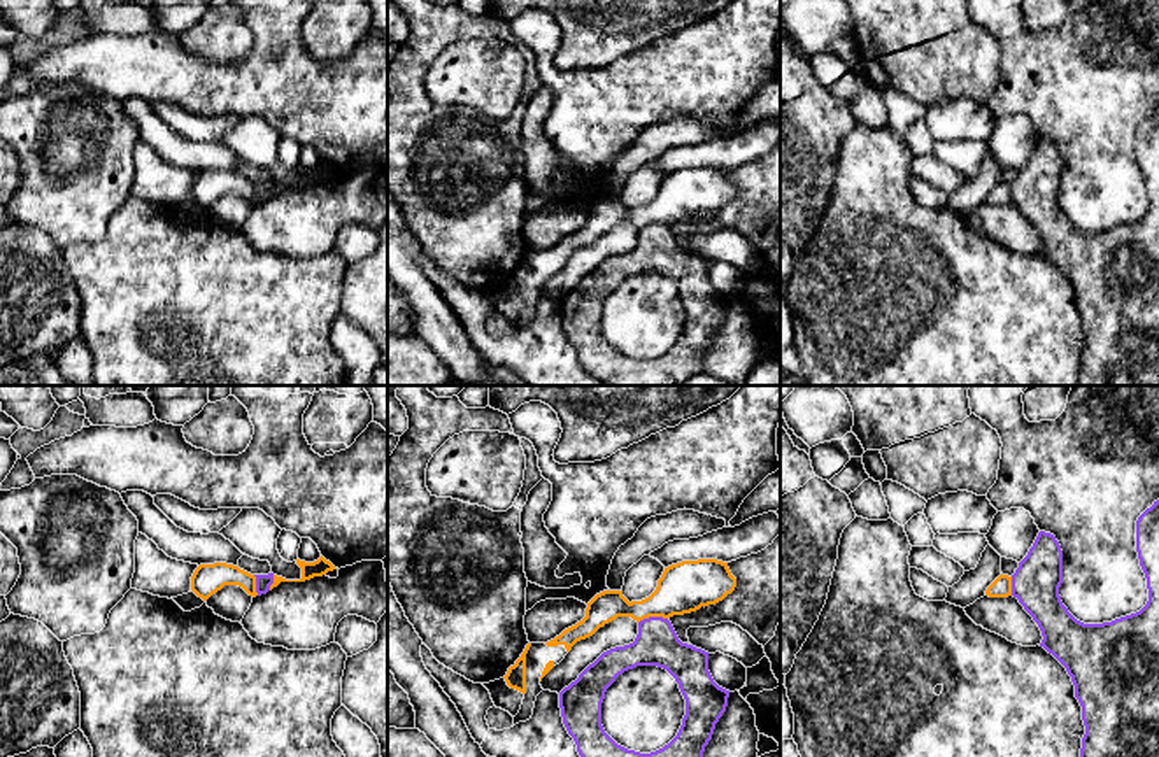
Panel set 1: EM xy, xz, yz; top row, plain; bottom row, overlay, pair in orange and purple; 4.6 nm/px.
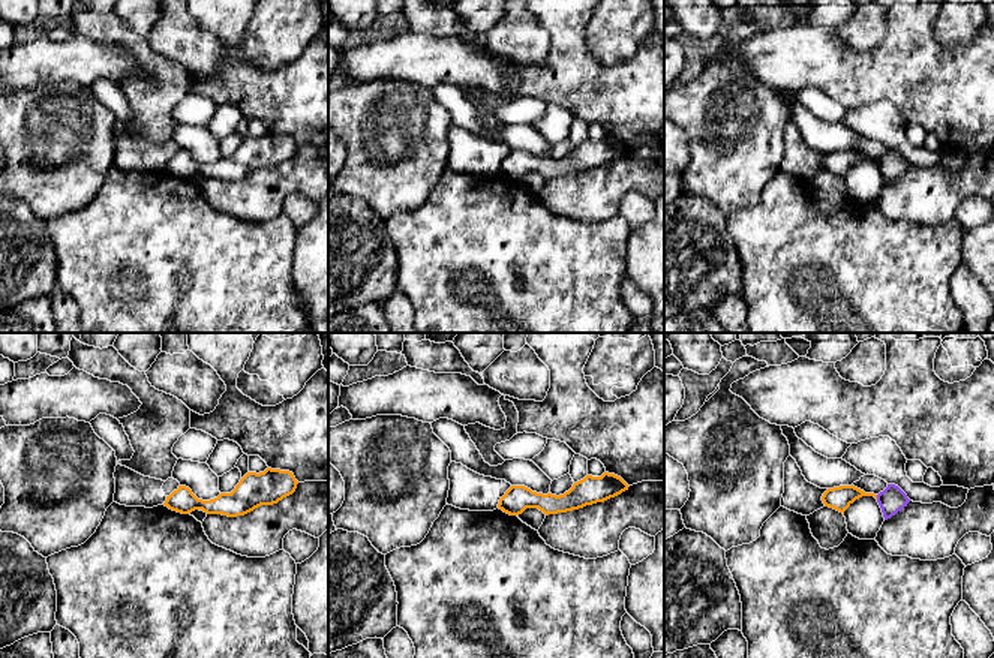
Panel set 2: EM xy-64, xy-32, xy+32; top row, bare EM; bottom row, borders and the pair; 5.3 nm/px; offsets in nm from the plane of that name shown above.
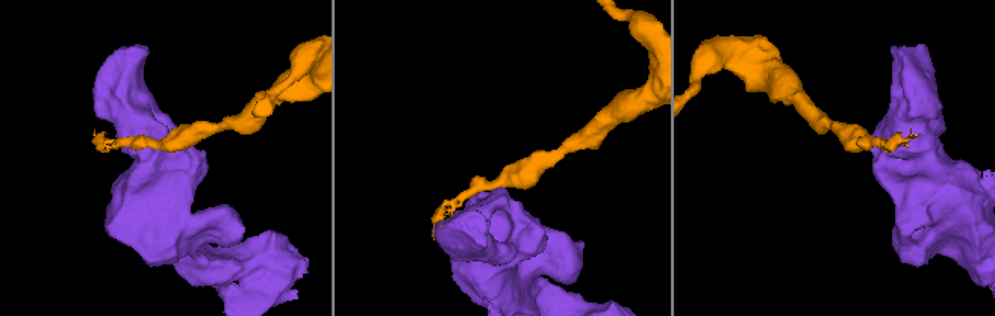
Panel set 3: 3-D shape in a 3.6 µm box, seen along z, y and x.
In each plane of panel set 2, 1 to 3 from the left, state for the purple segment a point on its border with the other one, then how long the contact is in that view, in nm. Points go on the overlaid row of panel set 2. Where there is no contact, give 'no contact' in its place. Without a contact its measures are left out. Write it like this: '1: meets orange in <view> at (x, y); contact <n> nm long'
1: no contact
2: no contact
3: meets orange in xy+32 at (876, 496); contact 30 nm long

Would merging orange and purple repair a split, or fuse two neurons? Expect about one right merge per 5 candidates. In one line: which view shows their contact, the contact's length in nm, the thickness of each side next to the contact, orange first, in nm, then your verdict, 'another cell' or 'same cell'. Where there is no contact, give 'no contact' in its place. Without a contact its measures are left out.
xz | 140 nm | 240/200 nm | another cell

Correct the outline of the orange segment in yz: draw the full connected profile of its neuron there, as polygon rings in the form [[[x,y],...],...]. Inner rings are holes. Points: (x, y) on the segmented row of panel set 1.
[[[999,575],[985,591],[989,598],[1008,598],[1012,596],[1012,577]]]

